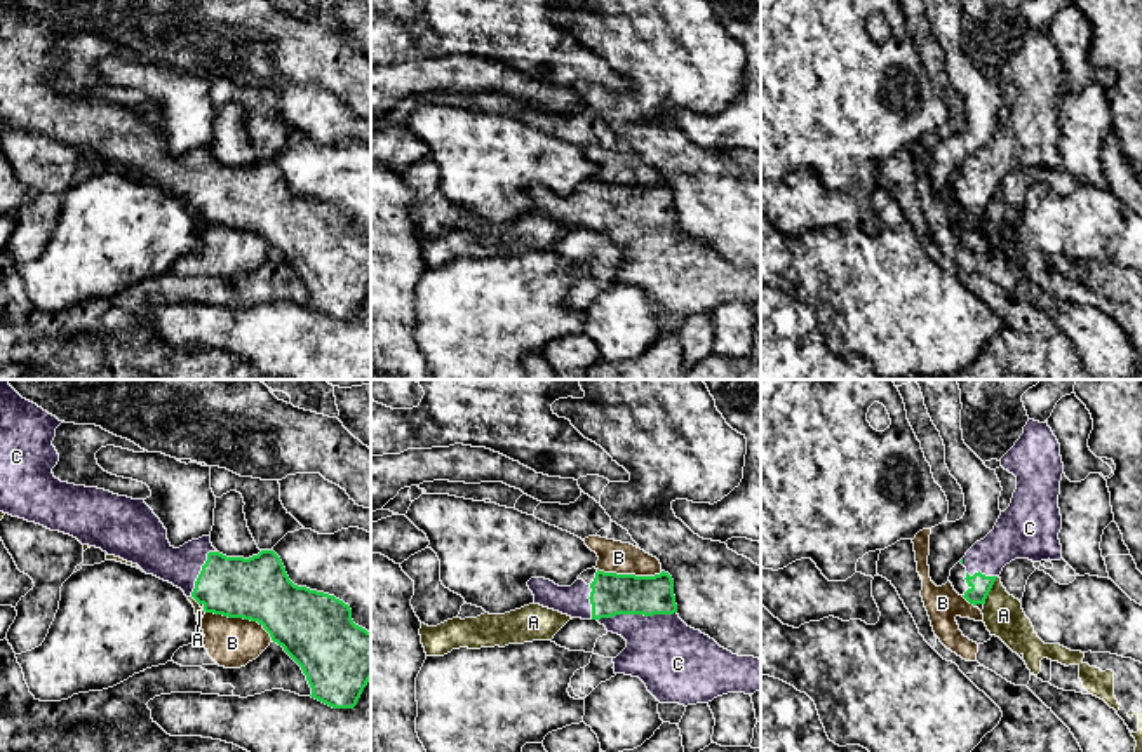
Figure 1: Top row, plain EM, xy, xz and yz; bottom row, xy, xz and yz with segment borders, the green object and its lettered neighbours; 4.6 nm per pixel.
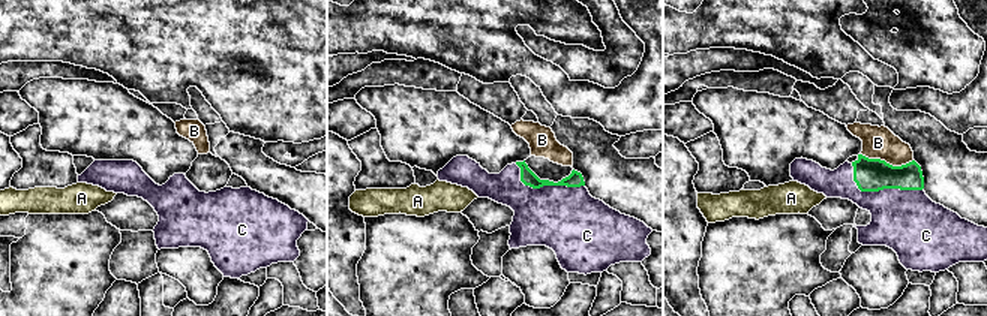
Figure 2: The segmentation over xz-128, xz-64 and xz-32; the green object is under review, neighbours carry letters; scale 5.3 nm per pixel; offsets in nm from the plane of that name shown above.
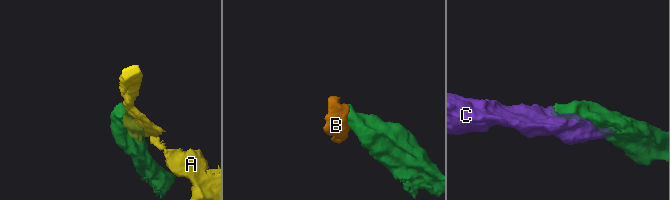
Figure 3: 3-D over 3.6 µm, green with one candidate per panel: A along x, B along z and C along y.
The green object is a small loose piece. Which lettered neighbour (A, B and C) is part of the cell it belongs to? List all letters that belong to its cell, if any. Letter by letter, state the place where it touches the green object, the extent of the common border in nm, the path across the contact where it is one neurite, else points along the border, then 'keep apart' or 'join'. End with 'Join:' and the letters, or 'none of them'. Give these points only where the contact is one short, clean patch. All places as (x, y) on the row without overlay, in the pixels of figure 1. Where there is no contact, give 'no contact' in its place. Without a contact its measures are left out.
A: meets green in yz at (989, 201); contact 150 nm long; border along yz (998, 187), (984, 214); keep apart
B: meets green in xy at (241, 227); contact 340 nm long; keep apart
C: meets green in xz at (636, 223); contact 380 nm long; join
Join: C

